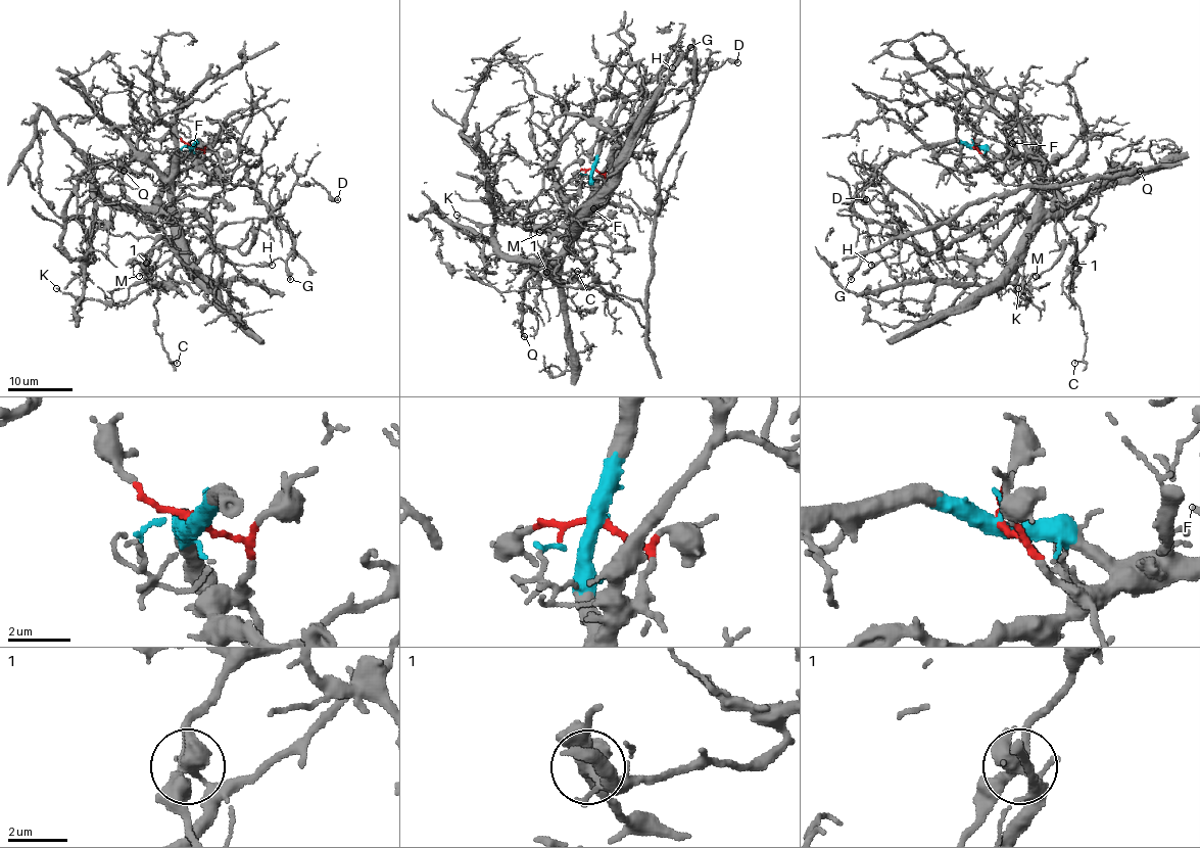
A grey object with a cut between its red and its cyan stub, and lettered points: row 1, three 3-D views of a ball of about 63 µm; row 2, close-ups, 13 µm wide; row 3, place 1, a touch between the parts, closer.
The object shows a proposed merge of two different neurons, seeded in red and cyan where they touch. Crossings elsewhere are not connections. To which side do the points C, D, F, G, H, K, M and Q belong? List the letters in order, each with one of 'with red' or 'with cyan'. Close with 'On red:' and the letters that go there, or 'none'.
C: with red
D: with red
F: with cyan
G: with red
H: with red
K: with cyan
M: with cyan
Q: with cyan
On red: C, D, G, H

